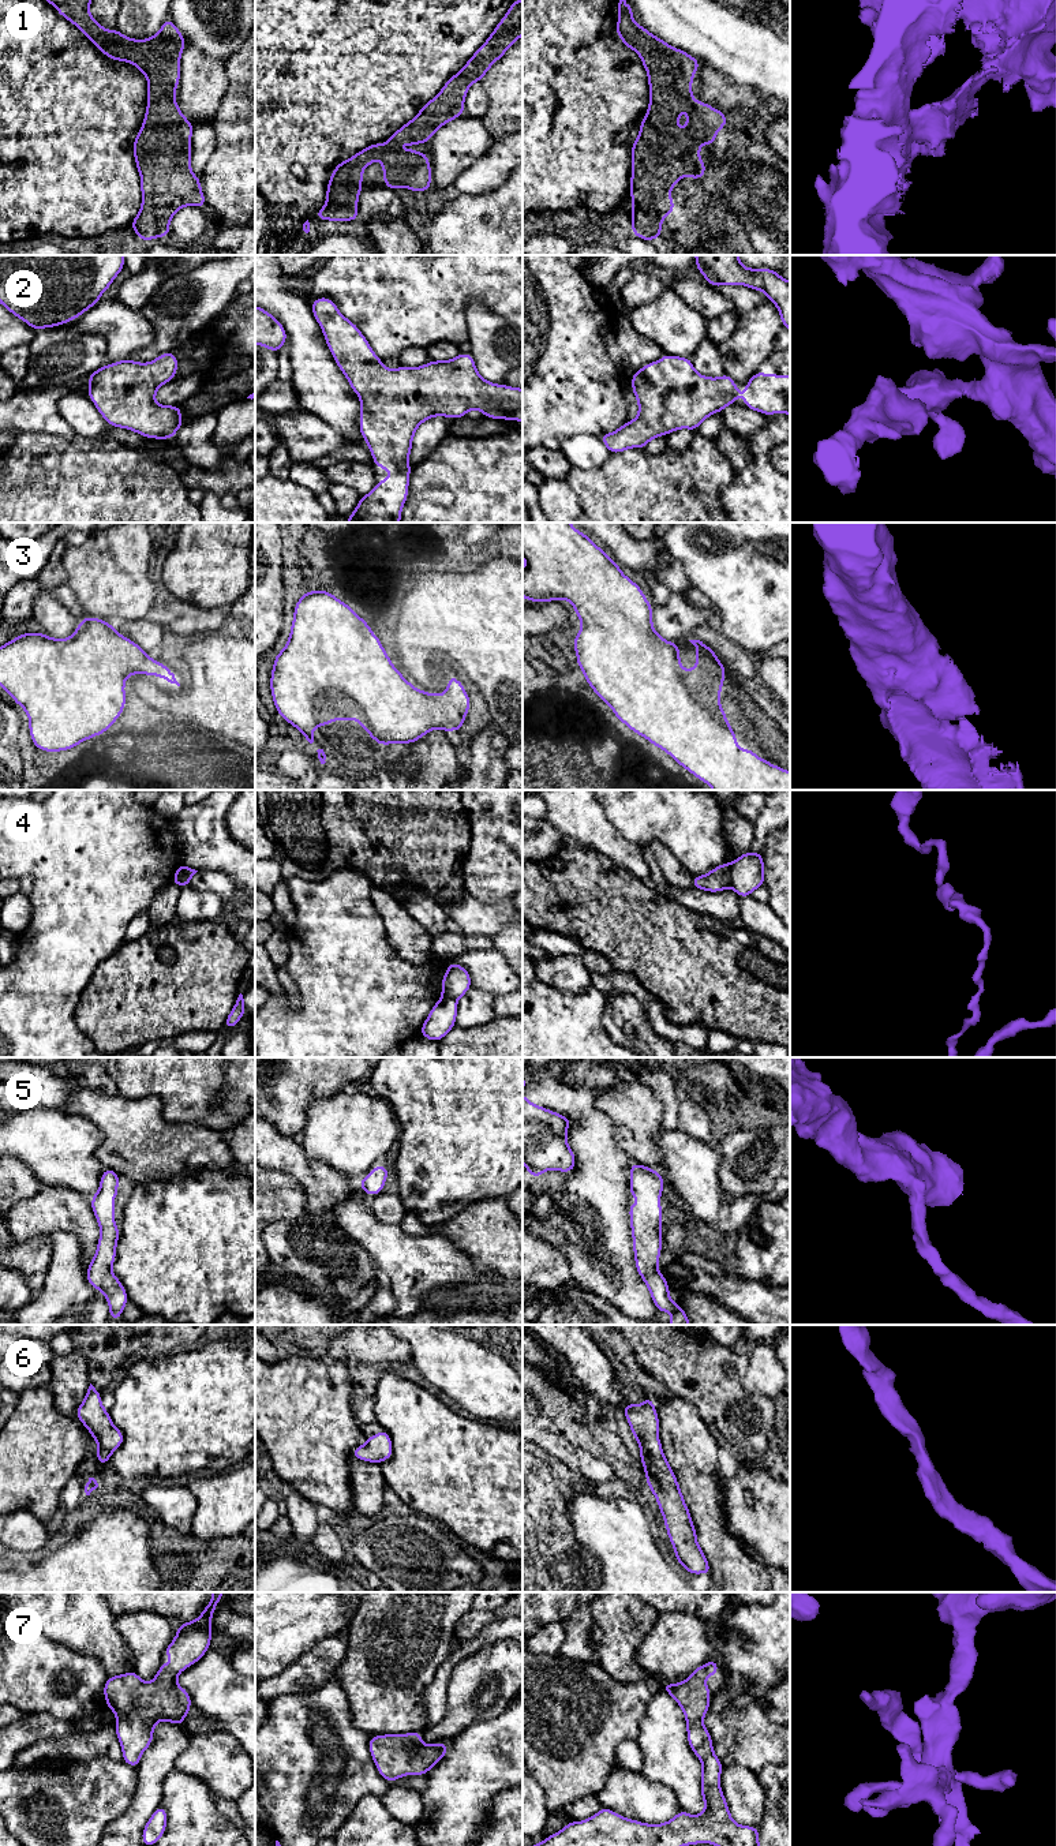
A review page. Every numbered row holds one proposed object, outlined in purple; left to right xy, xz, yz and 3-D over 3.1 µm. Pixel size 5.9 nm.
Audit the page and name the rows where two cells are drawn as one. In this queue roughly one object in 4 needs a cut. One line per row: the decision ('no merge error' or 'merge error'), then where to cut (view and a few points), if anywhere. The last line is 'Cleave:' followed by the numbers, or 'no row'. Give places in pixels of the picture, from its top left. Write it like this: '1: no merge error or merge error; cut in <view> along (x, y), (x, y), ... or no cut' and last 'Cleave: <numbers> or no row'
1: no merge error; no cut
2: no merge error; no cut
3: no merge error; no cut
4: merge error; cut in yz along (729, 864), (730, 886)
5: no merge error; no cut
6: no merge error; no cut
7: no merge error; no cut
Cleave: 4

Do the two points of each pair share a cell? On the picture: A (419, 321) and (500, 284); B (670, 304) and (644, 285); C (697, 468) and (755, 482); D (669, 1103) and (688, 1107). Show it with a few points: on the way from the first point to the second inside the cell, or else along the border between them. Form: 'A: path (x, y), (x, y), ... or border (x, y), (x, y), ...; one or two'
A: path (440, 300), (456, 284), (479, 284); one
B: border (665, 288), (646, 303), (635, 307), (626, 304); two
C: border (734, 471), (721, 494), (723, 508); two
D: border (681, 1094), (677, 1127); two

